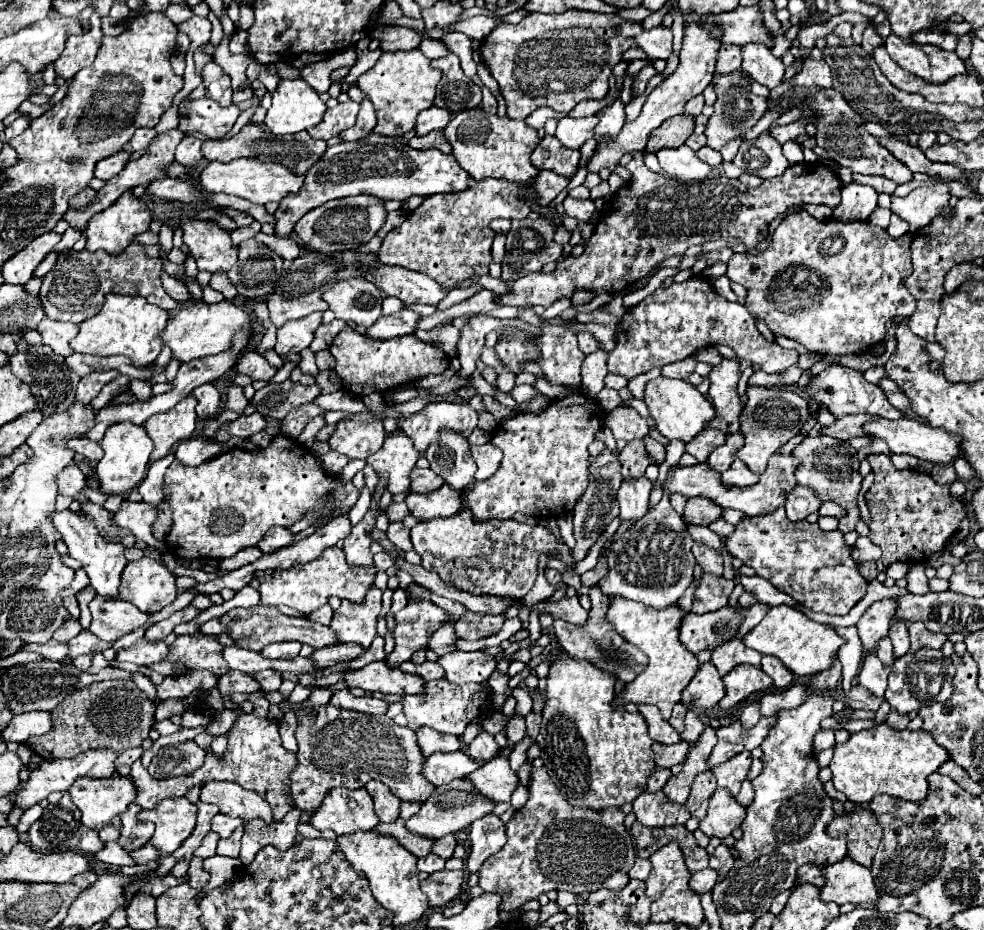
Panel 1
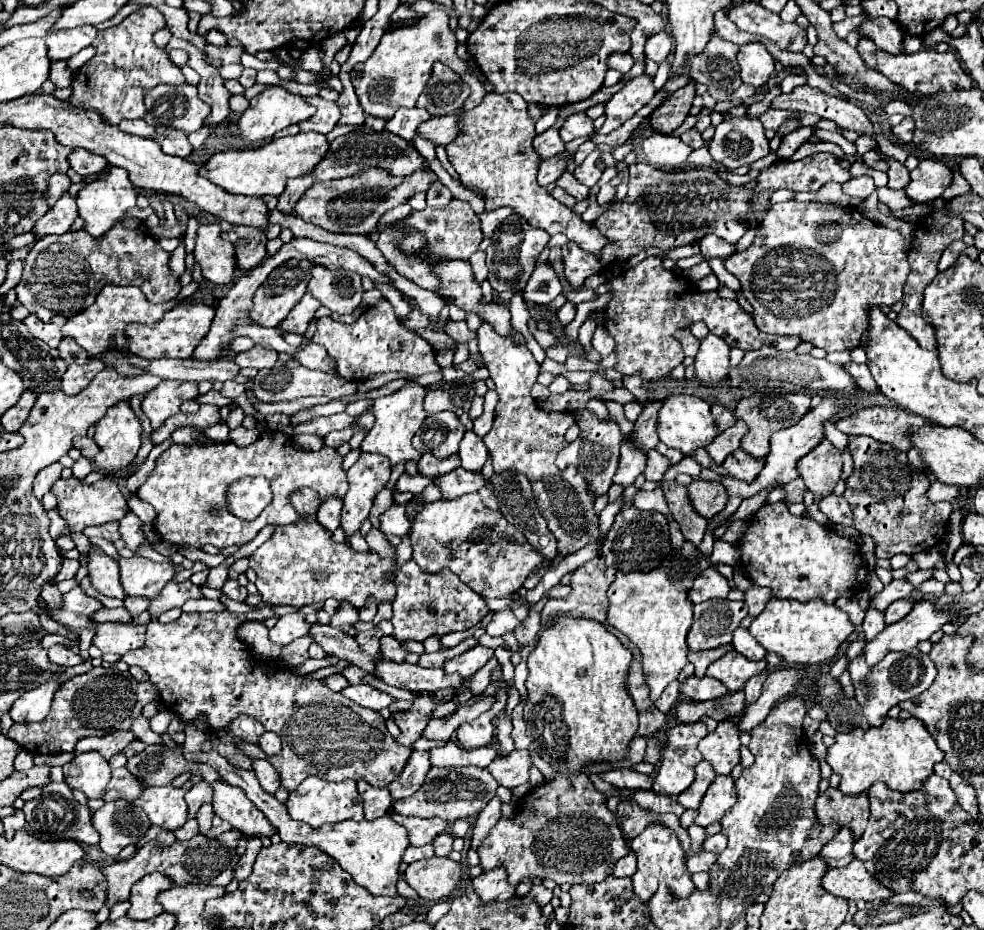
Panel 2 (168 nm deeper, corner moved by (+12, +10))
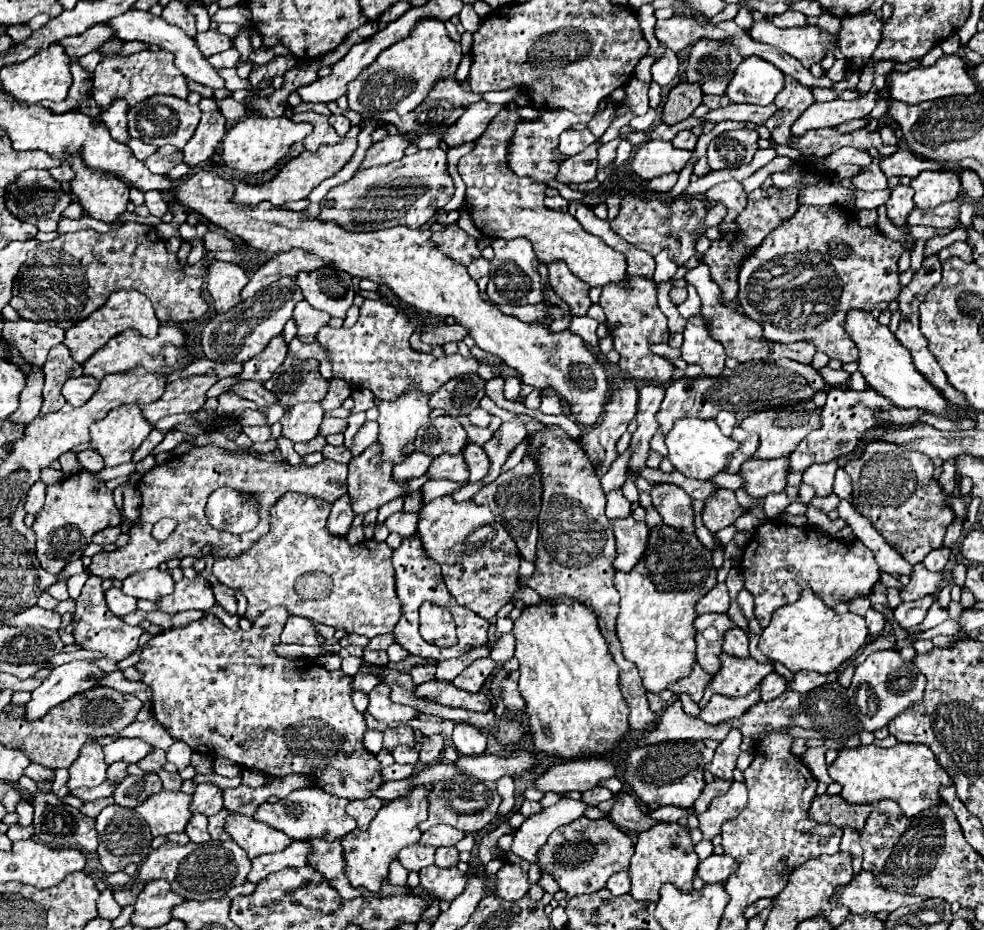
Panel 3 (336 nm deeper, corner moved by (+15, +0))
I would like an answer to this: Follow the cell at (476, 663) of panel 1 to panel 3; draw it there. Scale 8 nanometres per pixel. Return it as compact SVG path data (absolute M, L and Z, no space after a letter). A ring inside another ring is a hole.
M491 658L485 660L475 660L469 668L465 668L465 672L461 672L453 684L461 690L467 692L479 692L481 686L485 684L485 680L491 676L491 672L497 668L497 662L493 662Z

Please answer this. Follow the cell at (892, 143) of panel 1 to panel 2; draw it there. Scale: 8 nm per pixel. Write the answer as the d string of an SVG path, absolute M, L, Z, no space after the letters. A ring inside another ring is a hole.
M798 86L790 94L780 94L778 98L772 100L770 108L790 110L790 112L812 112L822 118L834 120L840 128L876 138L872 122L858 104L830 94L822 94L820 90L810 86Z

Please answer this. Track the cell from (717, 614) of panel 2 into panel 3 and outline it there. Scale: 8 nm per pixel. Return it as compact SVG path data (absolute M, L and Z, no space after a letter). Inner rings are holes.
M701 614L695 620L697 628L697 664L715 676L721 668L721 644L723 644L723 634L733 628L733 622L729 620L727 614Z

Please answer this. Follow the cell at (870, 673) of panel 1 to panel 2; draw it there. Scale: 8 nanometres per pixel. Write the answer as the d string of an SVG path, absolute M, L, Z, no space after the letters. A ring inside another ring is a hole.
M922 596L910 614L906 614L902 620L888 624L878 638L866 642L862 656L866 658L866 664L870 668L874 668L874 664L878 664L890 650L902 650L908 652L912 648L916 648L922 640L928 640L932 636L932 632L940 630L942 624L946 622L954 622L954 614L946 614L946 612L938 612L934 608L934 604Z

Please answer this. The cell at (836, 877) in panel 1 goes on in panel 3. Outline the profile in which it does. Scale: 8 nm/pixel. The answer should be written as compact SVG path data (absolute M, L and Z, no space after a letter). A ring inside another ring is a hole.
M859 872L853 882L845 888L839 888L833 896L833 904L847 906L853 914L879 914L883 910L893 912L905 904L921 904L925 896L899 894L883 888L871 872Z

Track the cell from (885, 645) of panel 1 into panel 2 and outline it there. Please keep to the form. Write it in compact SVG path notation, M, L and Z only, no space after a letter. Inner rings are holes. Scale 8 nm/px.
M870 608L870 610L866 612L864 622L862 622L862 632L864 632L866 640L876 638L876 636L884 630L884 626L886 626L886 624L884 624L884 614L878 612L878 610L874 610L874 608Z

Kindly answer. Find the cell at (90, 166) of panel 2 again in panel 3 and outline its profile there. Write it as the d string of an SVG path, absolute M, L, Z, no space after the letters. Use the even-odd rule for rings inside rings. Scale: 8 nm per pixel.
M61 164L59 168L51 168L49 170L49 174L55 178L55 180L59 180L59 182L71 182L73 180L73 176L75 176L75 172L73 172L73 168L71 168L71 164Z

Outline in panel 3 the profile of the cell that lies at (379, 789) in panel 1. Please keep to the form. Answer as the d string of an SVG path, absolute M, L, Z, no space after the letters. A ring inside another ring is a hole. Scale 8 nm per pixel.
M371 796L371 798L365 798L365 800L353 800L347 806L347 812L349 812L349 816L353 816L357 826L361 830L365 830L369 826L369 822L375 818L375 814L381 810L381 806L383 806L383 800Z

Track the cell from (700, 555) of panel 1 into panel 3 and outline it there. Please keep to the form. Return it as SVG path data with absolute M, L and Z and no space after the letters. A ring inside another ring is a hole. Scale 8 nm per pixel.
M657 484L651 490L651 498L655 510L661 514L665 524L685 528L685 532L695 532L691 498L685 494L683 488L675 484Z

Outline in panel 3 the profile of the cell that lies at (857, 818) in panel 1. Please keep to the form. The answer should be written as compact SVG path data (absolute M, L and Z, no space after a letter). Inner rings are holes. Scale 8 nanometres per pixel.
M815 796L809 818L819 824L835 824L839 828L851 826L857 830L863 830L865 820L869 818L873 806L871 804L847 804L841 796Z

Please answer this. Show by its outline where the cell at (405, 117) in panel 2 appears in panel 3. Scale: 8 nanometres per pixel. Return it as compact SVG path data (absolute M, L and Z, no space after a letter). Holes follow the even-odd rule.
M387 136L383 142L377 142L377 144L373 144L367 150L365 160L361 162L359 170L371 168L371 166L385 166L385 164L391 164L395 160L401 160L405 148L407 148L407 140L405 138L401 138L401 136Z

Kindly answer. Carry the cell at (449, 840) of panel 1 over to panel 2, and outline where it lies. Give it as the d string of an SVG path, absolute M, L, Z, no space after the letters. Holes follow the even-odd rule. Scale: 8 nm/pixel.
M446 832L438 834L438 836L434 838L434 842L432 842L436 856L446 856L446 854L452 850L452 840L454 840L454 838L452 838L450 834L446 834Z

